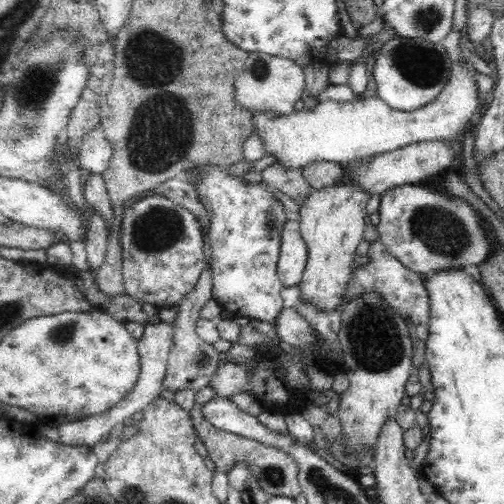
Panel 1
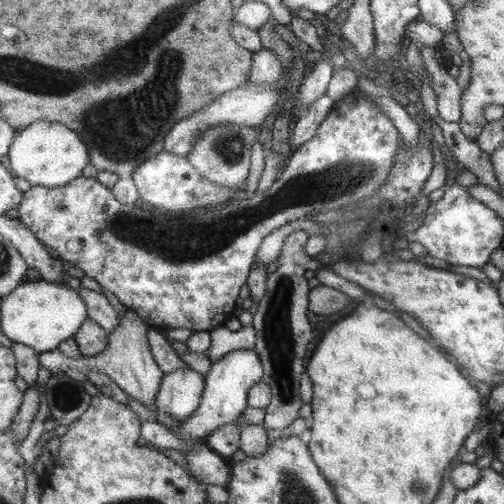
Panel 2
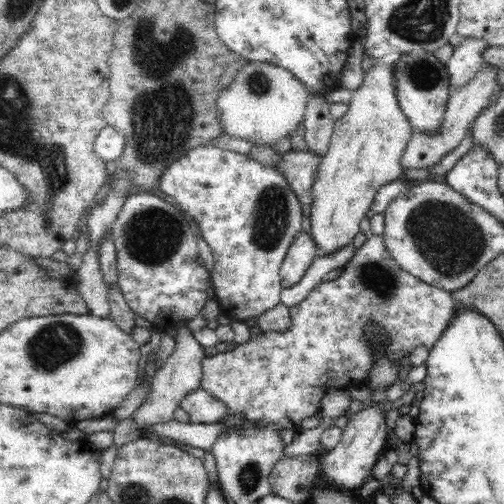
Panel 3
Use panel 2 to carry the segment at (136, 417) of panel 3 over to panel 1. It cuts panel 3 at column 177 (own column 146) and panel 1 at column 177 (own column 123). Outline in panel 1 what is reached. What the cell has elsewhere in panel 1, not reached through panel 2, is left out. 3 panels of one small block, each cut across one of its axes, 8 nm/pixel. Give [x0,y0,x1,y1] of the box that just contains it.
[164,264,220,392]

